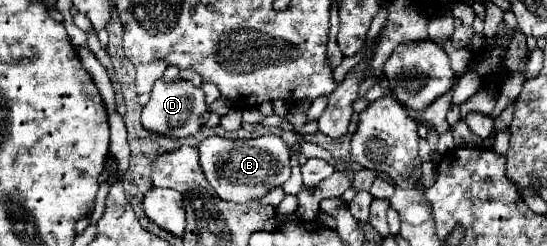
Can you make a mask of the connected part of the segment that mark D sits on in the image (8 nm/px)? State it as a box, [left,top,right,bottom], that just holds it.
[142,79,208,135]

